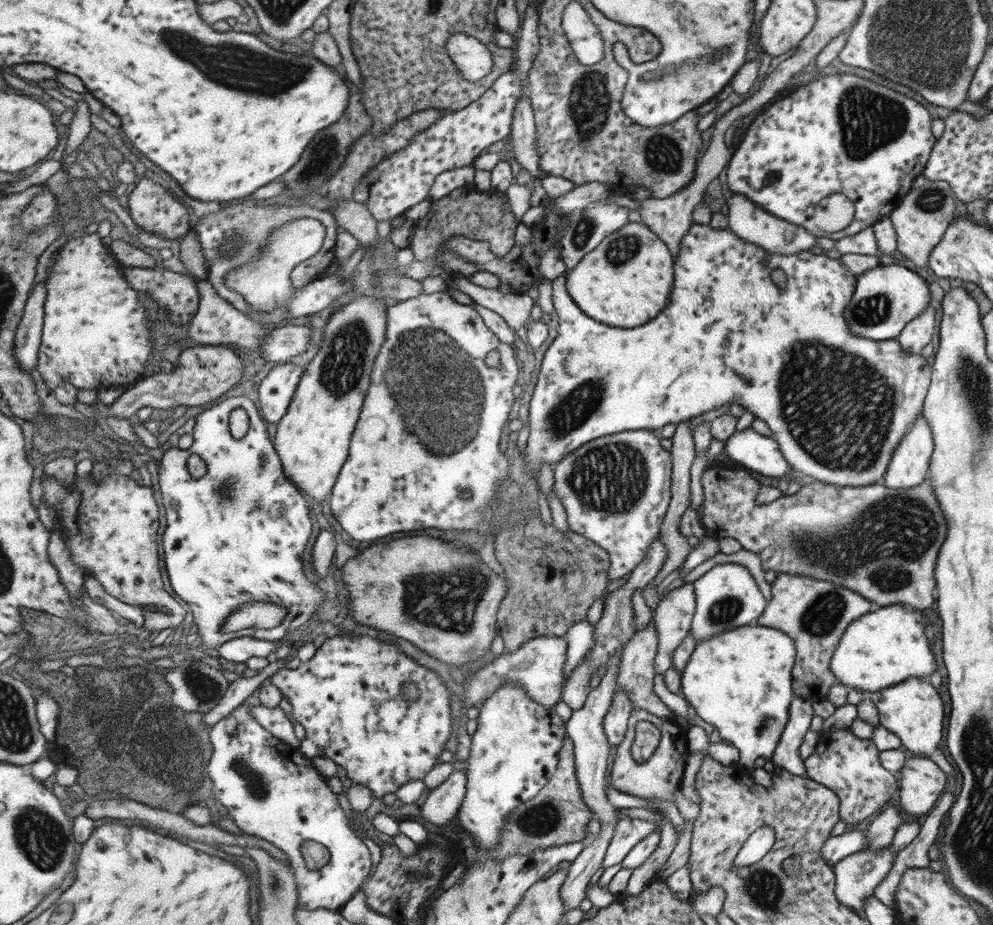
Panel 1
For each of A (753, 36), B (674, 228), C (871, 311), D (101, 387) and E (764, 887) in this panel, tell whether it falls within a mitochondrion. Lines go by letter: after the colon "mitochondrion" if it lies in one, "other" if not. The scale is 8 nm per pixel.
A: other
B: other
C: mitochondrion
D: other
E: mitochondrion

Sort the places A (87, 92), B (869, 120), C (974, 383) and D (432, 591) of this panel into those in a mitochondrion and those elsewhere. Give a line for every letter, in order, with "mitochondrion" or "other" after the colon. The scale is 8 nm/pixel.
A: other
B: mitochondrion
C: mitochondrion
D: mitochondrion

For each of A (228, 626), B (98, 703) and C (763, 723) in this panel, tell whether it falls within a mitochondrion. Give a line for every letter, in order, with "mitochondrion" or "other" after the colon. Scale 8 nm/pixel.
A: other
B: mitochondrion
C: mitochondrion

